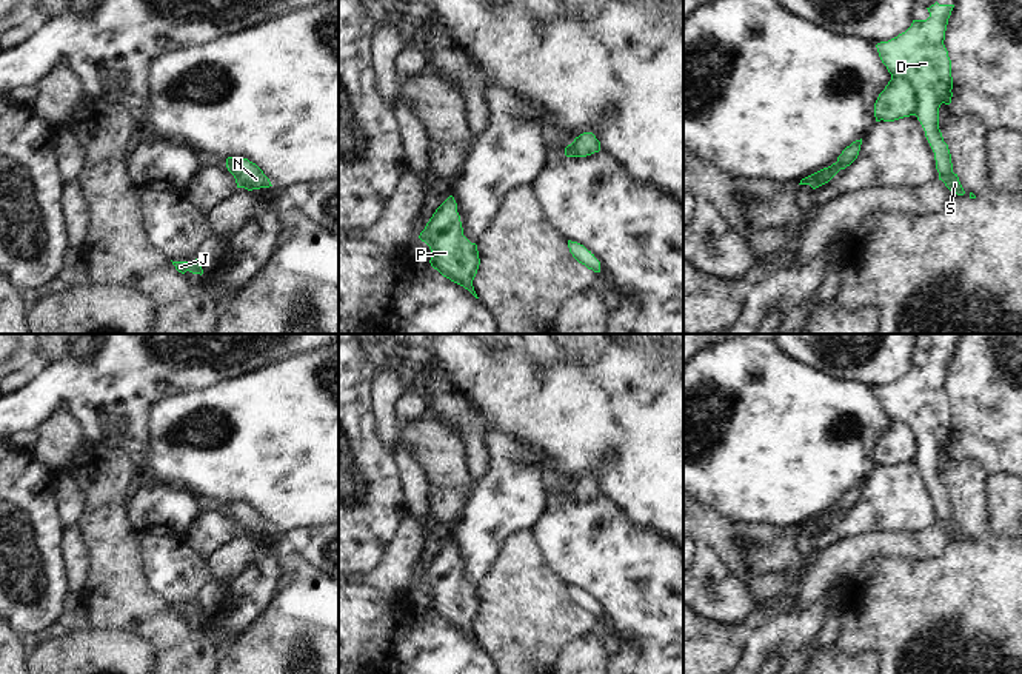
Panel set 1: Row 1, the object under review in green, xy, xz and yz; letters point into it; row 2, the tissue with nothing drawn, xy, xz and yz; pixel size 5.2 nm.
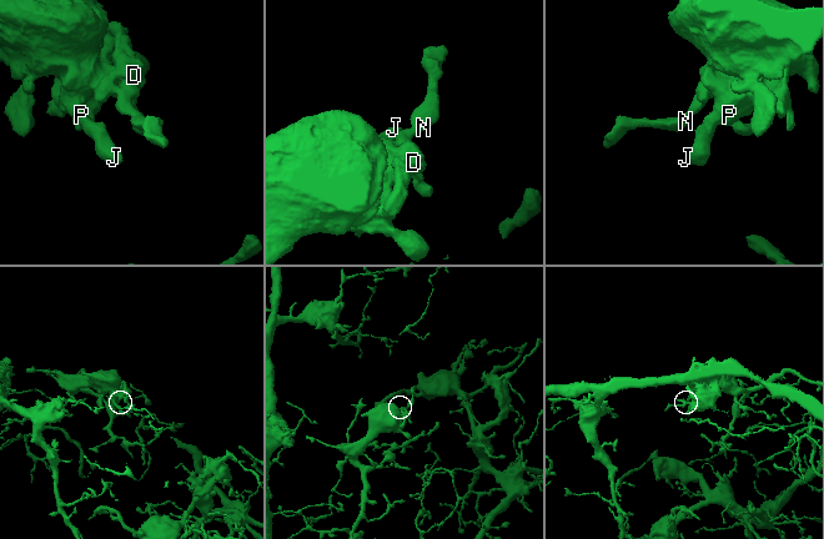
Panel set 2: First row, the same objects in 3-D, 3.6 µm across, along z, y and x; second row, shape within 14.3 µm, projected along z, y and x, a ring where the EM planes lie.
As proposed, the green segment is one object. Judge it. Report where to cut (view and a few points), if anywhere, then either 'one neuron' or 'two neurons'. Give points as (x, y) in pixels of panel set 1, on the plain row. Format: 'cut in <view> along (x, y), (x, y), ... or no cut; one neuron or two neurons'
no cut; one neuron

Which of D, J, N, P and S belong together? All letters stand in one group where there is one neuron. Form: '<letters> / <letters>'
D J N P S

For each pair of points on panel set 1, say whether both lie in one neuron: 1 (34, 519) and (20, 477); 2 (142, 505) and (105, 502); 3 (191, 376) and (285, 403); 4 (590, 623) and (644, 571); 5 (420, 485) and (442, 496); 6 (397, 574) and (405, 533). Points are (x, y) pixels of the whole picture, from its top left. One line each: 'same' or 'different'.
1: same
2: different
3: different
4: different
5: different
6: same

